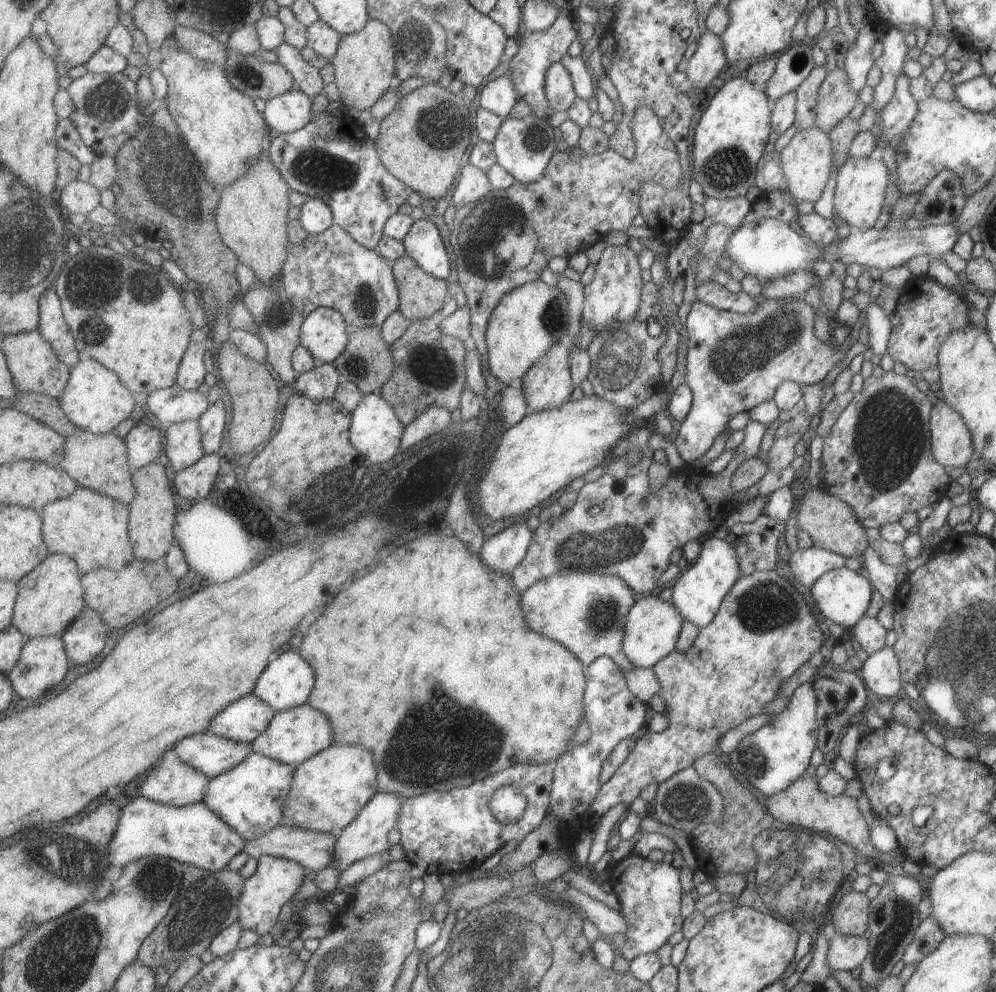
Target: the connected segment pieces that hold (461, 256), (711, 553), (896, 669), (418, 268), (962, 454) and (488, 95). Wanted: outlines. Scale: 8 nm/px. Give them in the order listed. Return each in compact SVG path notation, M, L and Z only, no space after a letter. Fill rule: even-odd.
M640 106L632 118L632 136L635 141L633 160L627 160L615 151L588 155L579 149L561 149L550 162L548 174L532 184L517 181L508 190L495 189L476 205L459 208L452 230L451 244L458 263L459 281L467 294L468 305L472 306L473 344L477 346L482 361L491 367L488 332L496 308L503 296L516 291L530 282L538 282L546 268L558 257L572 257L585 252L594 244L605 240L614 230L624 232L633 225L633 219L641 212L641 189L644 182L654 180L662 188L676 188L682 178L682 168L676 146L660 124L652 108Z
M712 536L700 544L700 556L678 575L670 587L673 590L672 604L678 608L682 618L702 629L716 617L726 594L744 575L738 566L736 550L725 539Z
M885 646L874 652L864 662L859 673L866 687L878 695L880 700L895 701L903 695L902 670L892 647Z
M411 255L394 264L401 292L401 312L414 323L419 320L439 317L450 296L450 282L427 272Z
M939 400L933 406L929 423L934 460L947 470L966 470L974 454L970 430L962 416Z
M506 74L489 82L482 90L480 104L481 108L492 110L495 114L507 119L520 100L520 94L516 84L512 82L512 76Z

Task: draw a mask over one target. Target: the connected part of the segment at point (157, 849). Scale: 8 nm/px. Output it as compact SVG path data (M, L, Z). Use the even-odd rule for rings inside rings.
M148 797L123 803L121 827L111 845L111 864L124 868L133 860L161 856L209 871L221 871L244 852L249 840L206 801L175 807Z

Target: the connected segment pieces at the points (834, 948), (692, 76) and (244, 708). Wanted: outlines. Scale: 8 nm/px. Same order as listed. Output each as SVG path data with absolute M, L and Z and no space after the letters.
M836 935L829 944L828 966L837 970L852 971L862 965L868 954L868 940L858 936Z
M706 30L699 36L698 50L688 60L688 67L684 71L691 84L691 90L702 92L718 77L725 64L728 64L728 61L720 36Z
M255 692L237 700L213 720L212 732L232 740L253 743L273 723L277 710Z

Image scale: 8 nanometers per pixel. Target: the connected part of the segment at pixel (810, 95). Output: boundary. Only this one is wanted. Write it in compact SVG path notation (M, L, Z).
M816 66L812 73L800 84L795 91L796 100L796 119L795 126L797 130L804 130L815 127L814 118L816 118L816 102L818 102L818 90L822 86L822 82L826 79L826 66Z

